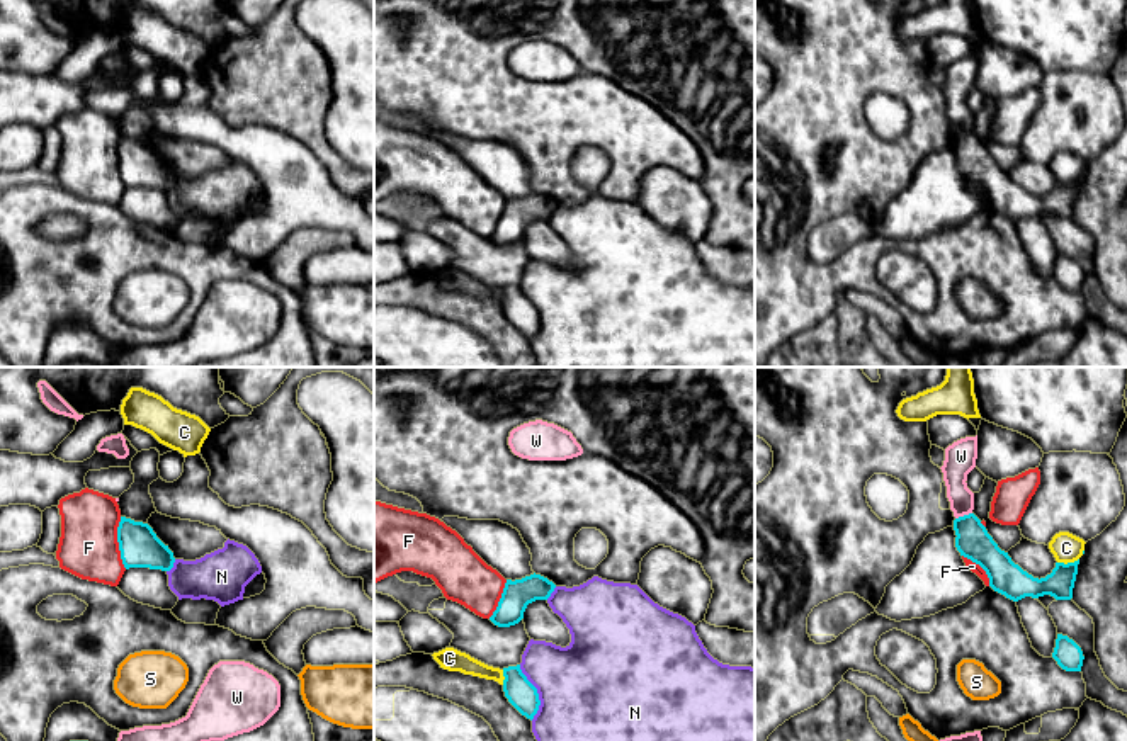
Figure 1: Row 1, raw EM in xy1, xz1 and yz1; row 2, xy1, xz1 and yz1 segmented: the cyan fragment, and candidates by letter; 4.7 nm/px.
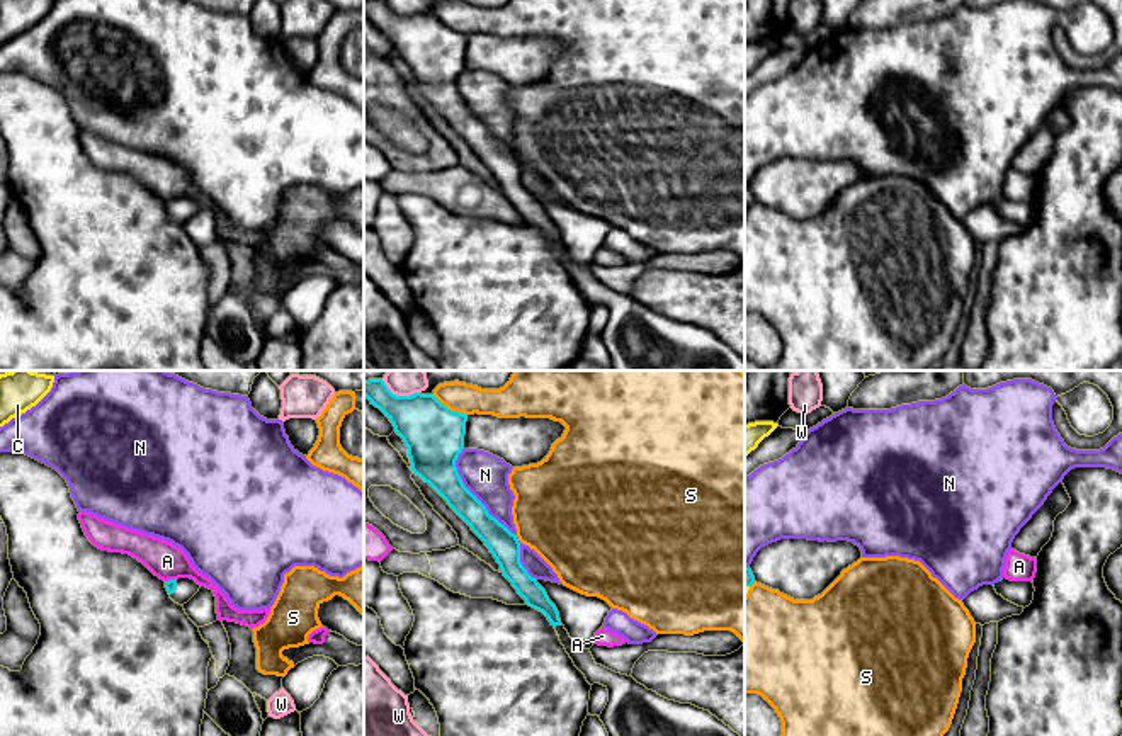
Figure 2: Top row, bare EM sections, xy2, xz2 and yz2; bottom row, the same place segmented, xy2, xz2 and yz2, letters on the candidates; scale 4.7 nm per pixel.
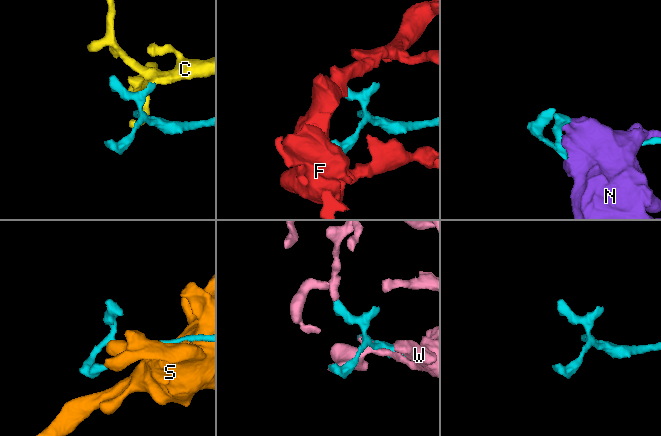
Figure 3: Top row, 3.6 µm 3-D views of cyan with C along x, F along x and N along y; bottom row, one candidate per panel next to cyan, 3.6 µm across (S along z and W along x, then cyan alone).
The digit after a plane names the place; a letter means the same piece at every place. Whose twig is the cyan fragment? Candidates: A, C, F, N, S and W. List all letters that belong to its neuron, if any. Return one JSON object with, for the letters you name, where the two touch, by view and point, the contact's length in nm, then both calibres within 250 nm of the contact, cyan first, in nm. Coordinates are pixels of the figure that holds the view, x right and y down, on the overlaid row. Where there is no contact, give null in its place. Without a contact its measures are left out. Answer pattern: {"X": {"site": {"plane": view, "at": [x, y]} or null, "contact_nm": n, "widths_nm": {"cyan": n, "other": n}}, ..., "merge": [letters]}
{"merge": []}

